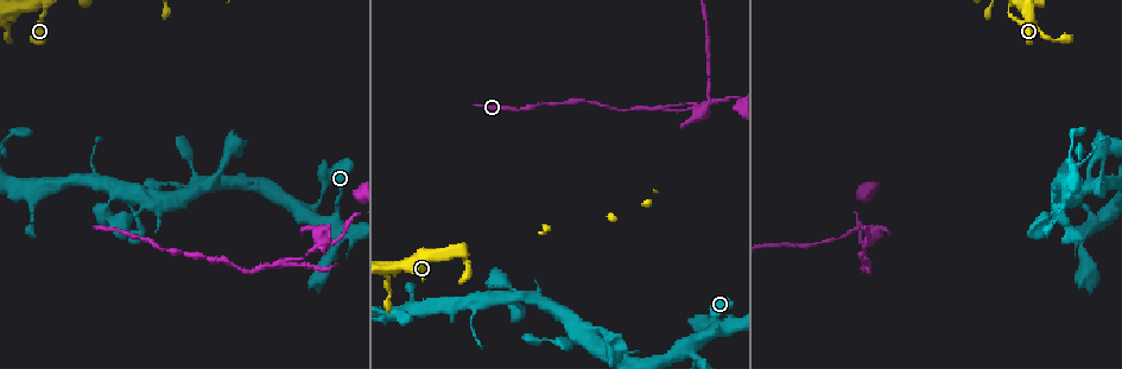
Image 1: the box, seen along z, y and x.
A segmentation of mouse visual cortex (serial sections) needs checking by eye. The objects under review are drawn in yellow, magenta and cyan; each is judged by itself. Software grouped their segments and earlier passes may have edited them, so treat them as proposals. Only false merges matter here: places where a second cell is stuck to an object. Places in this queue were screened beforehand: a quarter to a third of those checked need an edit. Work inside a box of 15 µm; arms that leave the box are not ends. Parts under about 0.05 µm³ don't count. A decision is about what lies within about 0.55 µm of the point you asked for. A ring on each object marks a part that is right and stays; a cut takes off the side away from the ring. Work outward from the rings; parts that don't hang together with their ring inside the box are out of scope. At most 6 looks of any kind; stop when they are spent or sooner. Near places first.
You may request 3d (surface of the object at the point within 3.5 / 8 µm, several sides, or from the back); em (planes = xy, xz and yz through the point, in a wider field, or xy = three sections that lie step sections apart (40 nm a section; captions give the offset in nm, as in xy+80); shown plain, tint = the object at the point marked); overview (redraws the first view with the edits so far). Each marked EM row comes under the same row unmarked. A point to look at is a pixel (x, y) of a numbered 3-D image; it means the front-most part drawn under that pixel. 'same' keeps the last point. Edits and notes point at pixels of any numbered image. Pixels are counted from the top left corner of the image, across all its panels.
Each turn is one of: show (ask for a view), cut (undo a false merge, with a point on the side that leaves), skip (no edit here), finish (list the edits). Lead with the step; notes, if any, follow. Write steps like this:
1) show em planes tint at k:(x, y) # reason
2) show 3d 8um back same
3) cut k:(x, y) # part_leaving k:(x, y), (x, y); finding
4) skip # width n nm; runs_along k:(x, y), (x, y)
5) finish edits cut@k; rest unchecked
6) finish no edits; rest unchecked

show 3d 3.5um at 1:(312, 212) # looks like a crossing

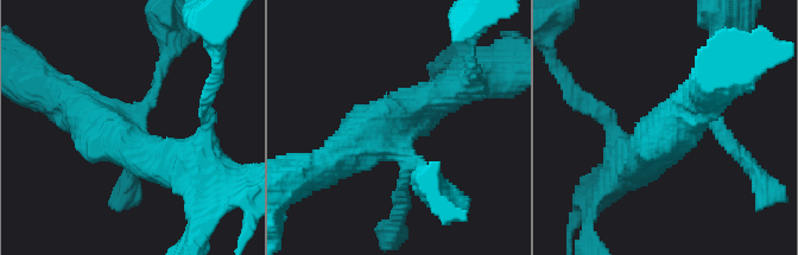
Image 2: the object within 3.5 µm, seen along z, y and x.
show em xy step 1 tint at 2:(130, 123) # arms 4; arm_widths 150, 200, 450, 500 nm

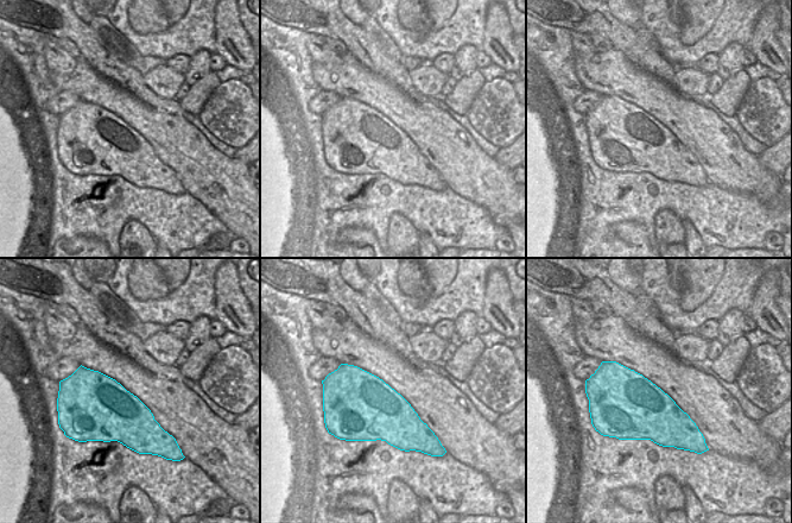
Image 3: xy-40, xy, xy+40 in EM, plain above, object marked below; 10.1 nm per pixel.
skip # width 550 nm; runs_along 2:(173, 163), (145, 159), (50, 90); one cell here

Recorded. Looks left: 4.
show 3d 8um back at 1:(280, 264) # arms part here

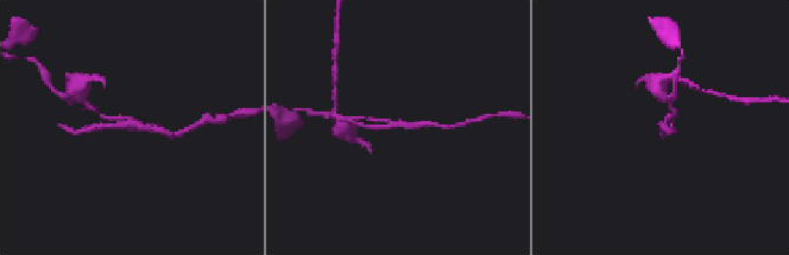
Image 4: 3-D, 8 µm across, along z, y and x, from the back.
show em xy step 3 tint at 4:(669, 122) # now the EM

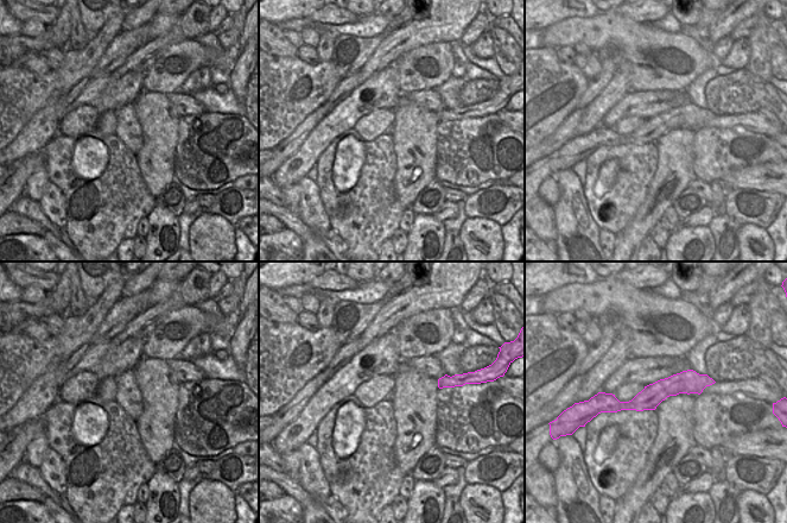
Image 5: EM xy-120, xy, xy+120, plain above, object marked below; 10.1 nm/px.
cut 4:(88, 106) # a second cell is stuck on

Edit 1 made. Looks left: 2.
finish edits cut@4; rest unchecked

